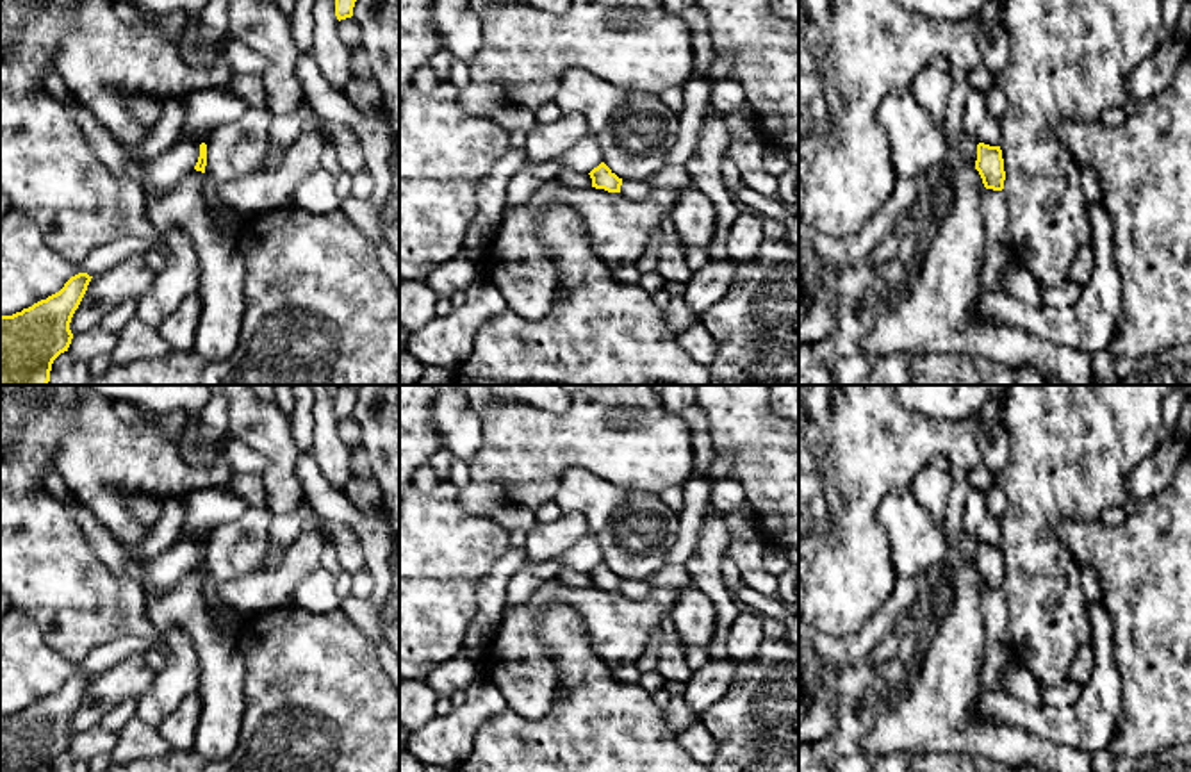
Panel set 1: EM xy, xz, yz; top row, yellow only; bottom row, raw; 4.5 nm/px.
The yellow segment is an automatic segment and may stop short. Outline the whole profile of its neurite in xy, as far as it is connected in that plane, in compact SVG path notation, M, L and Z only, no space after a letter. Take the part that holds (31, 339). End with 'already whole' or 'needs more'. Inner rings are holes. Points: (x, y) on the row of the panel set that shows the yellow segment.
M78 273L46 300L0 316L0 385L48 385L53 360L71 344L70 323L91 278Z | already whole

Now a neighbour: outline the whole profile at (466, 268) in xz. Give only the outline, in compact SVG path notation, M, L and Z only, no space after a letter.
M464 248L453 260L435 269L426 278L426 283L439 298L451 298L458 291L467 291L483 276L483 257Z

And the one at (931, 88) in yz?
M929 64L911 84L911 93L932 121L943 128L952 77Z

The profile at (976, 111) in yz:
M972 89L966 96L963 109L963 130L966 136L975 137L977 127L988 116L986 94Z

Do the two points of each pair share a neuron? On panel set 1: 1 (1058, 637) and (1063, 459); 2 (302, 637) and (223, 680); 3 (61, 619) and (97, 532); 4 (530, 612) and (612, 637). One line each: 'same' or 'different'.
1: same
2: different
3: different
4: same

